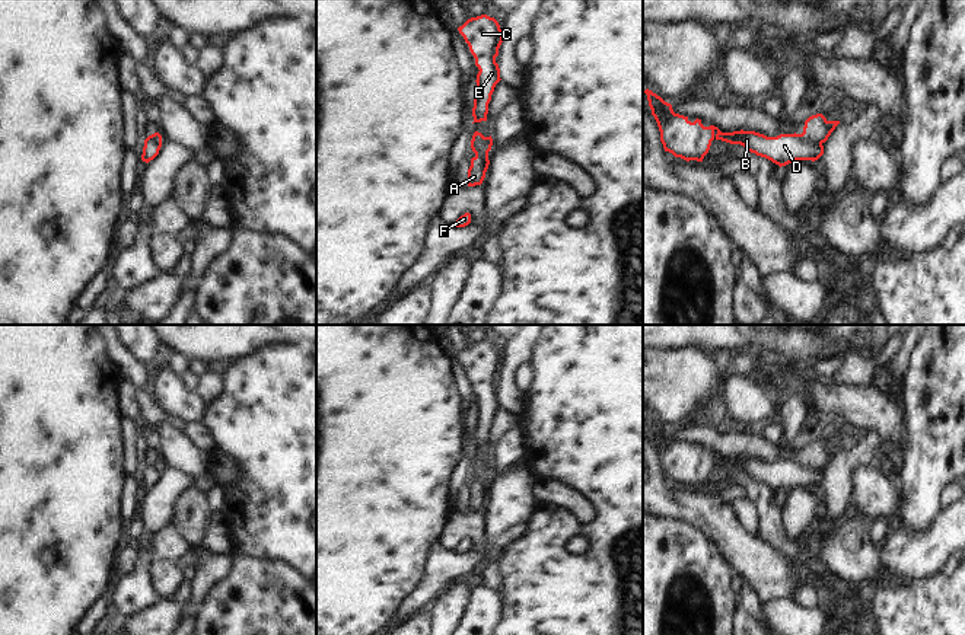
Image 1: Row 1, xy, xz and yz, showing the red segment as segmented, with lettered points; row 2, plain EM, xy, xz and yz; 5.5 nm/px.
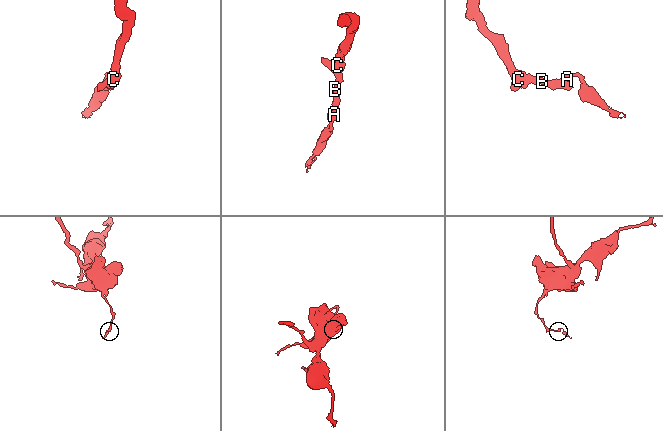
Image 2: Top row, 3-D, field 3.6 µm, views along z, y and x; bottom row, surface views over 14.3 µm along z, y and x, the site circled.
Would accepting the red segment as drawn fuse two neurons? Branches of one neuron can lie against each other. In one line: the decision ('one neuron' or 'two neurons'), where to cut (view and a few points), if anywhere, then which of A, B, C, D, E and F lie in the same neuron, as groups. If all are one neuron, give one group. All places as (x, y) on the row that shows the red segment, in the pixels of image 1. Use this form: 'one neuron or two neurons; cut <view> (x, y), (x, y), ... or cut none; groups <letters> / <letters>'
two neurons; cut yz (799, 134), (808, 142), (821, 144); groups A F / B C D E

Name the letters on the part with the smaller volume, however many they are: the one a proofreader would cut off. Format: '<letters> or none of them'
A, F

